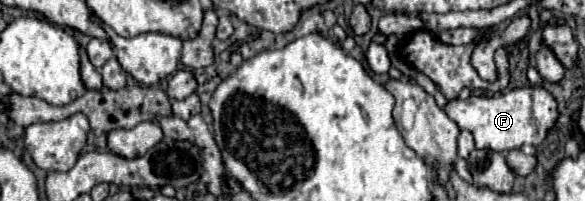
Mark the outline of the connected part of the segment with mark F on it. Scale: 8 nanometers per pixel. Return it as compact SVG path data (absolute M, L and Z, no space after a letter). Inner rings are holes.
M524 86L498 96L470 96L468 100L450 100L444 112L460 126L474 134L478 148L510 152L526 144L538 146L546 140L558 120L558 102L542 86Z

